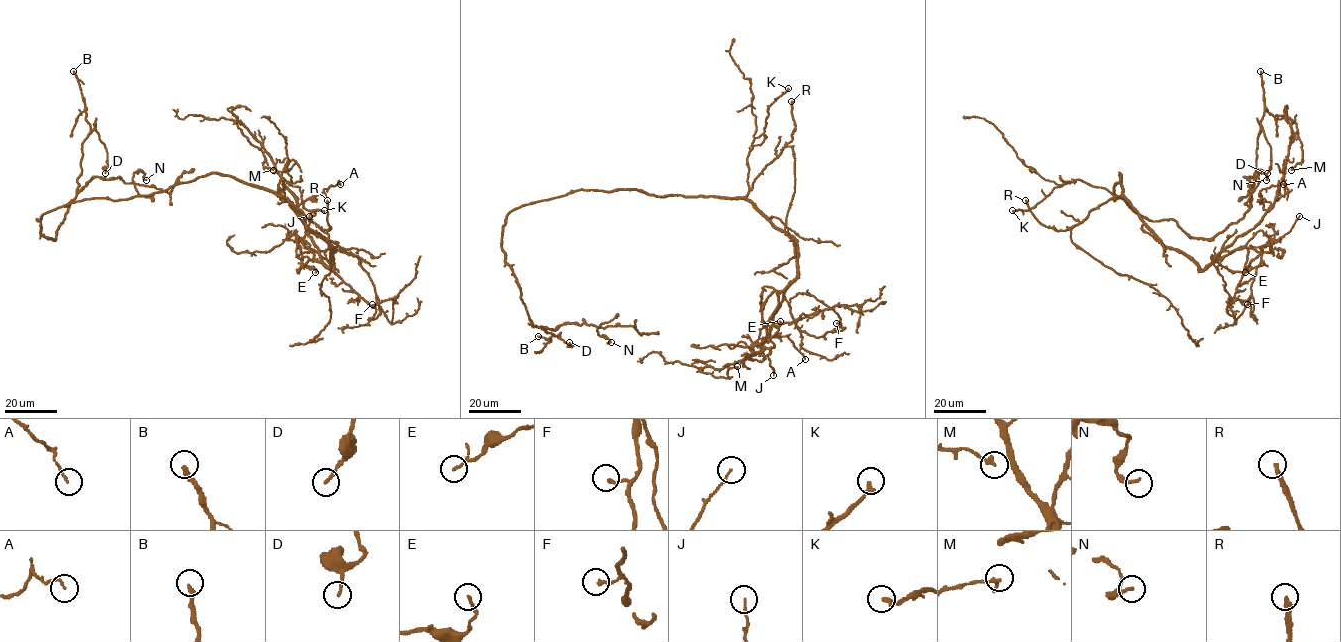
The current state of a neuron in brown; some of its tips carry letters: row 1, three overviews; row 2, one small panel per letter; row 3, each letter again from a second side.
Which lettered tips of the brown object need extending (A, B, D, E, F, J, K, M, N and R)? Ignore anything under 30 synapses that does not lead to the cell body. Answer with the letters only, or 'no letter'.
R

